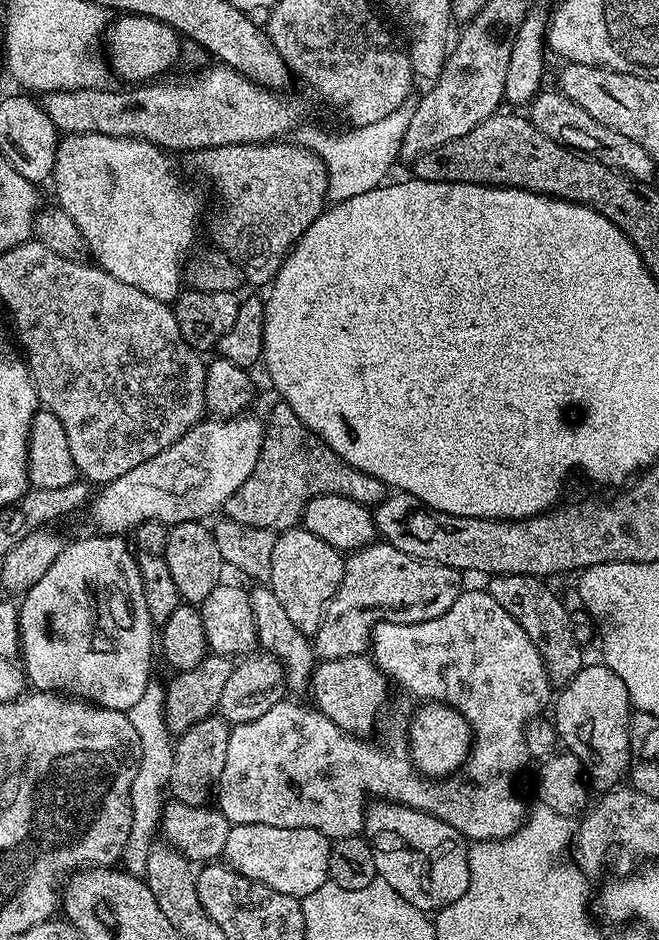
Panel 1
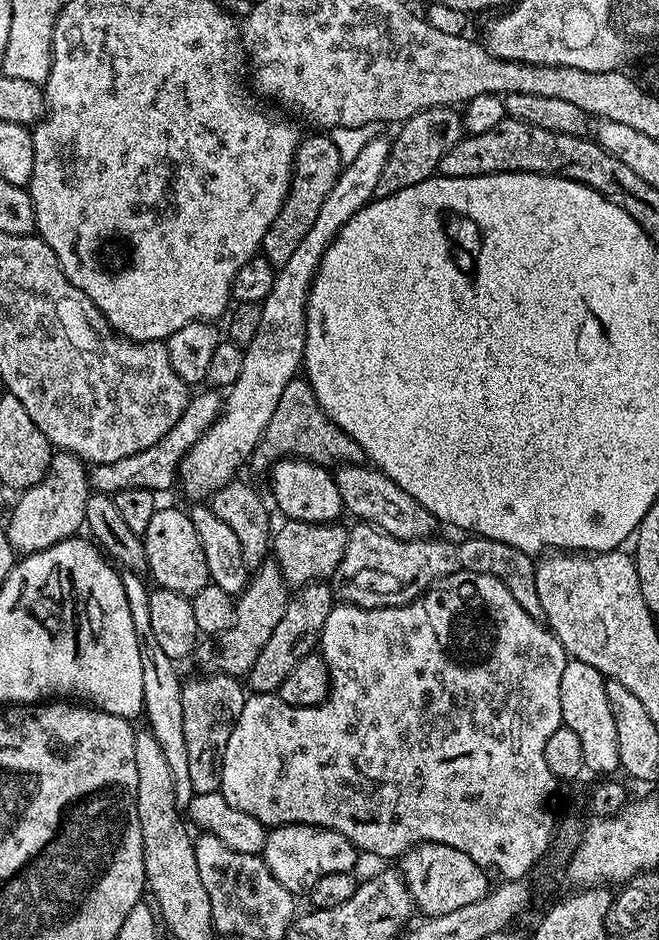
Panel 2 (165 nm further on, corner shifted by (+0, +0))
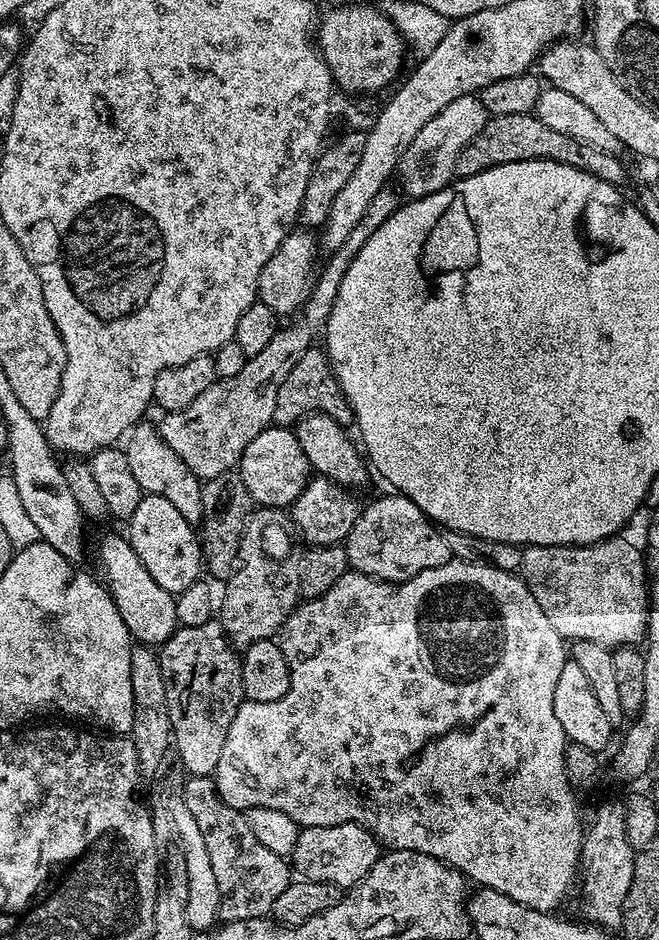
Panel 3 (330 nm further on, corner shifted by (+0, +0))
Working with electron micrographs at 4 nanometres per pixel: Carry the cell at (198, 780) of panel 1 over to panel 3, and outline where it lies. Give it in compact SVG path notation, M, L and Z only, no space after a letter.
M216 618L207 620L202 626L177 627L176 633L165 644L159 645L158 655L162 682L166 682L166 706L170 710L174 756L176 752L189 777L212 776L216 772L218 758L222 758L226 734L230 734L230 722L234 722L234 714L238 714L245 701L241 657L232 641L225 636L224 625Z

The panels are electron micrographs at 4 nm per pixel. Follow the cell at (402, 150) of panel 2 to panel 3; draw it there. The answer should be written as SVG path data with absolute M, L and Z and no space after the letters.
M391 187L374 194L374 202L366 206L366 214L362 214L358 226L354 226L354 231L346 237L342 246L338 246L338 250L330 253L324 268L322 264L312 285L310 298L295 319L288 322L293 324L281 326L270 341L270 346L248 357L246 366L242 366L238 374L217 379L216 383L202 390L202 394L198 394L198 398L194 398L186 410L169 412L163 417L164 421L159 421L160 436L166 446L170 446L170 450L174 450L174 454L178 454L178 458L182 458L182 462L186 462L186 466L190 466L192 473L201 481L233 471L239 465L246 446L250 446L250 442L254 442L254 438L258 438L258 434L272 424L278 389L286 374L294 370L298 358L302 358L302 354L306 354L306 350L313 347L323 333L334 306L334 298L338 296L338 286L342 286L342 278L346 278L346 270L350 270L350 262L354 262L358 250L366 246L370 234L374 234L374 230L378 230L378 226L382 226L382 222L386 222L386 218L390 218L390 214L394 214L401 203L401 193Z

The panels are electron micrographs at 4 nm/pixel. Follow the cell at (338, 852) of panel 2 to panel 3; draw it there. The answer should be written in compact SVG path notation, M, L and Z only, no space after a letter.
M339 824L338 826L314 826L313 828L301 828L298 834L298 842L294 842L294 850L290 857L291 867L297 877L314 882L326 882L336 884L342 890L353 888L357 882L364 880L366 874L378 862L382 855L382 845L375 836L357 824Z

